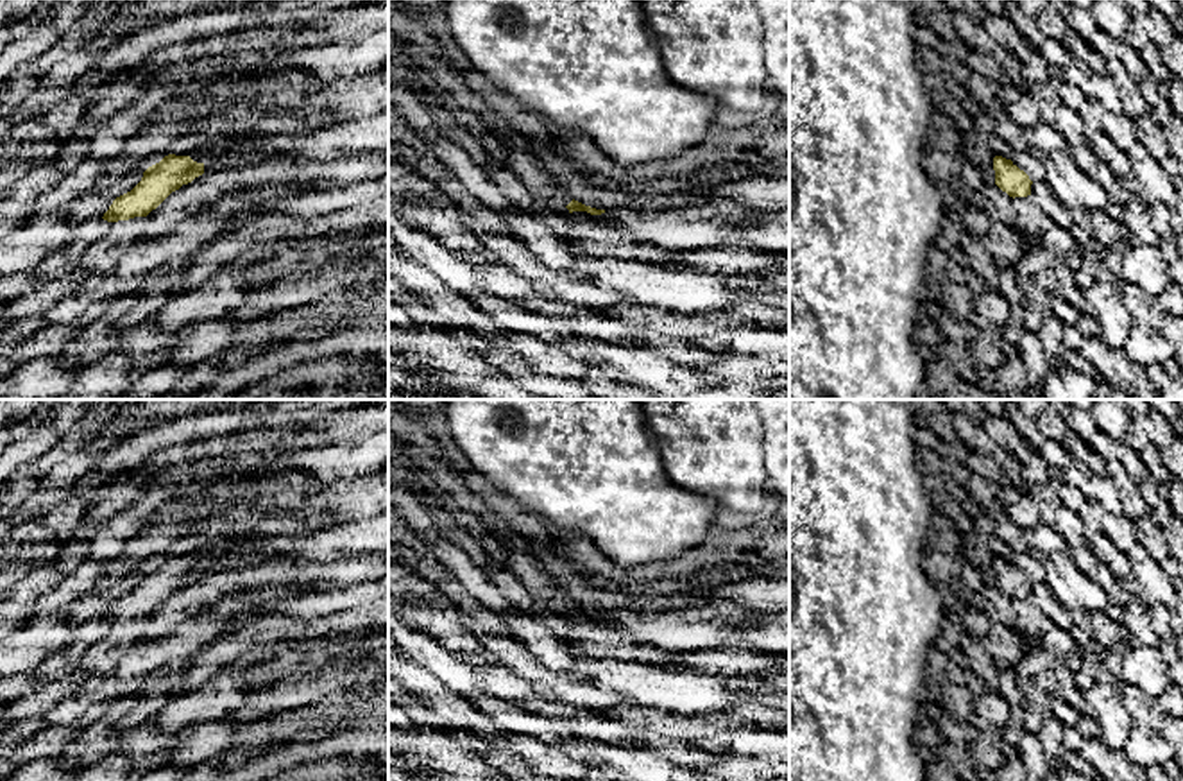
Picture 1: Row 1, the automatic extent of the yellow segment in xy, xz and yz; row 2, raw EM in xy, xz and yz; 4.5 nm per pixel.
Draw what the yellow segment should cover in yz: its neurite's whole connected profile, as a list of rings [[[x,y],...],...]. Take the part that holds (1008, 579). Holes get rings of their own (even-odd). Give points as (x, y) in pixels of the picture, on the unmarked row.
[[[1002,557],[993,559],[995,586],[1006,593],[1009,598],[1027,598],[1031,596],[1033,582],[1020,571],[1011,561]]]

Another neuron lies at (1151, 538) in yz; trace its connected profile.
[[[1151,514],[1135,521],[1140,545],[1149,552],[1149,555],[1163,568],[1170,577],[1178,575],[1178,561],[1170,555],[1170,550],[1163,539],[1160,525]]]

